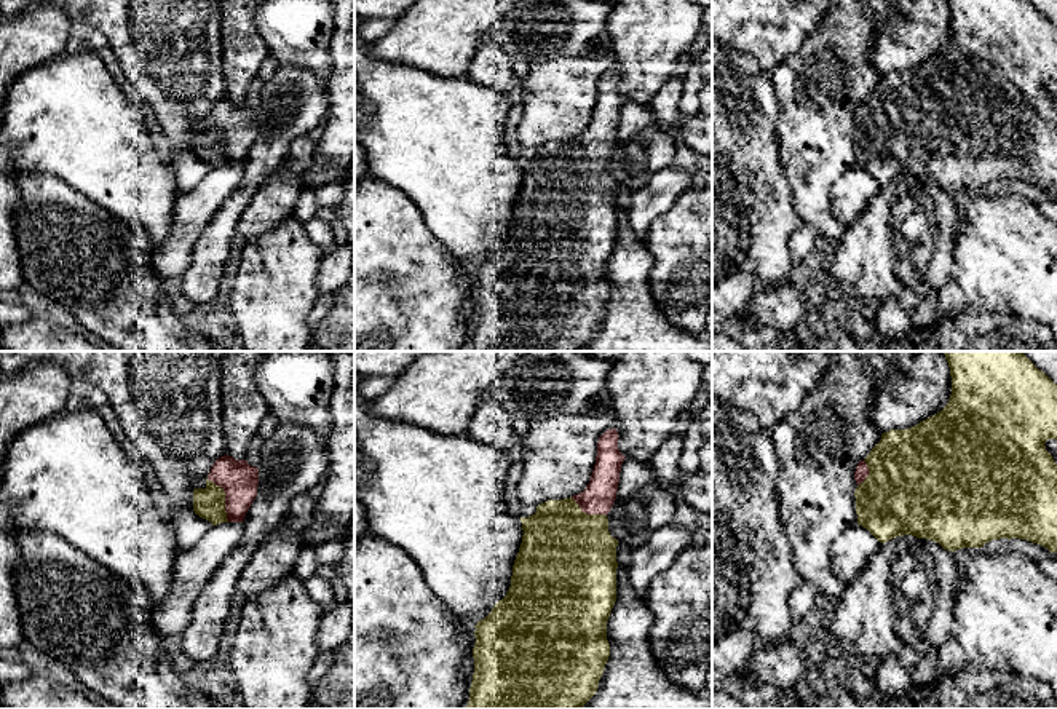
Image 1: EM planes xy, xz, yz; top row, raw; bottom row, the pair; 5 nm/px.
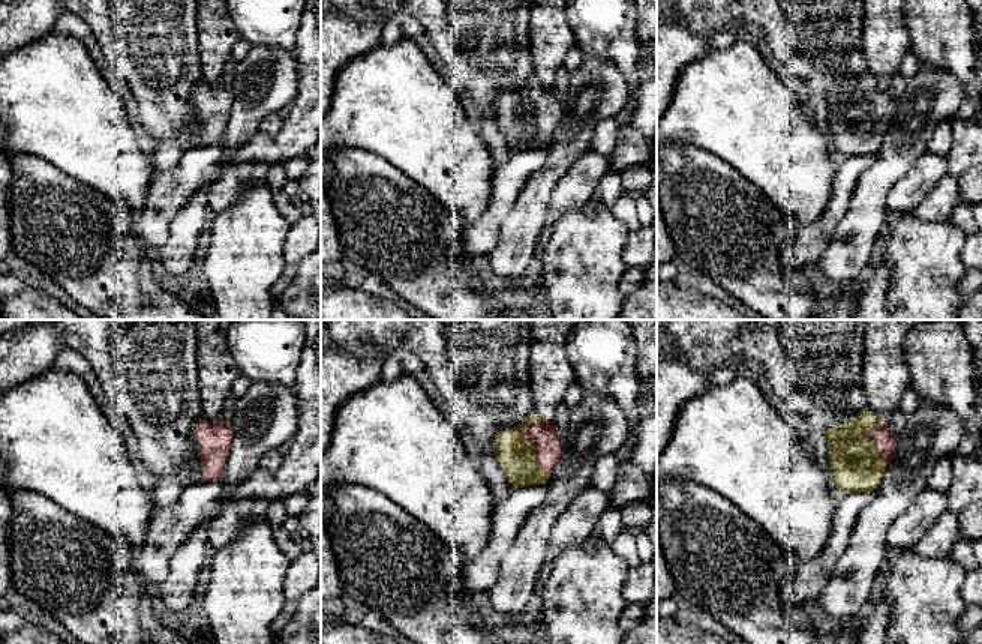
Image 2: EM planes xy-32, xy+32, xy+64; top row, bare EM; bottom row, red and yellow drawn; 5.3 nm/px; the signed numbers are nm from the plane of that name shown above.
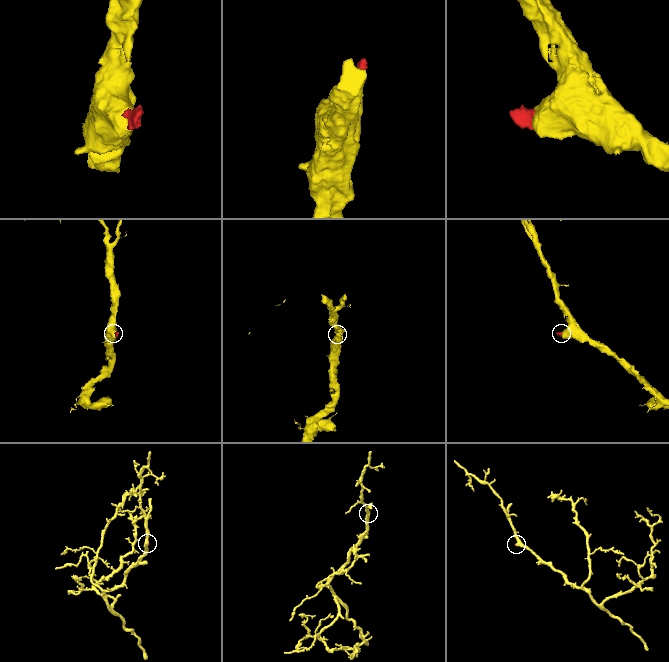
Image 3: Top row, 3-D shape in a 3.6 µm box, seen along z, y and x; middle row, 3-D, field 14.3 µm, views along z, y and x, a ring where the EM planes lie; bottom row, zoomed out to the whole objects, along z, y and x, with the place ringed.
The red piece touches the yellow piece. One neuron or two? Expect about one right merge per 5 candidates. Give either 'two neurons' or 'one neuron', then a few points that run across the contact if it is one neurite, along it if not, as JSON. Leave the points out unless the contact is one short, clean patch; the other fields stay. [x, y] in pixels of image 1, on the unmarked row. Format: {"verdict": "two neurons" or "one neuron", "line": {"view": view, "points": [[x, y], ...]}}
{"verdict": "one neuron", "line": {"view": "xy", "points": [[238, 122], [225, 141], [209, 146]]}}

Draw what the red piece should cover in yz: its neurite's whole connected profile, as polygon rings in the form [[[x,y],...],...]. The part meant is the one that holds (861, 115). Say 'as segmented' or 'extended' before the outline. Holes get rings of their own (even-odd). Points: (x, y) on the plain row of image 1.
extended; [[[945,0],[952,18],[952,37],[947,48],[936,57],[907,72],[889,72],[870,96],[861,102],[854,113],[857,131],[857,166],[867,171],[880,185],[896,179],[913,177],[939,185],[947,193],[982,190],[1000,180],[1020,180],[1057,195],[1057,107],[1046,93],[1047,81],[1057,81],[1057,27],[1039,13],[1028,0]]]

